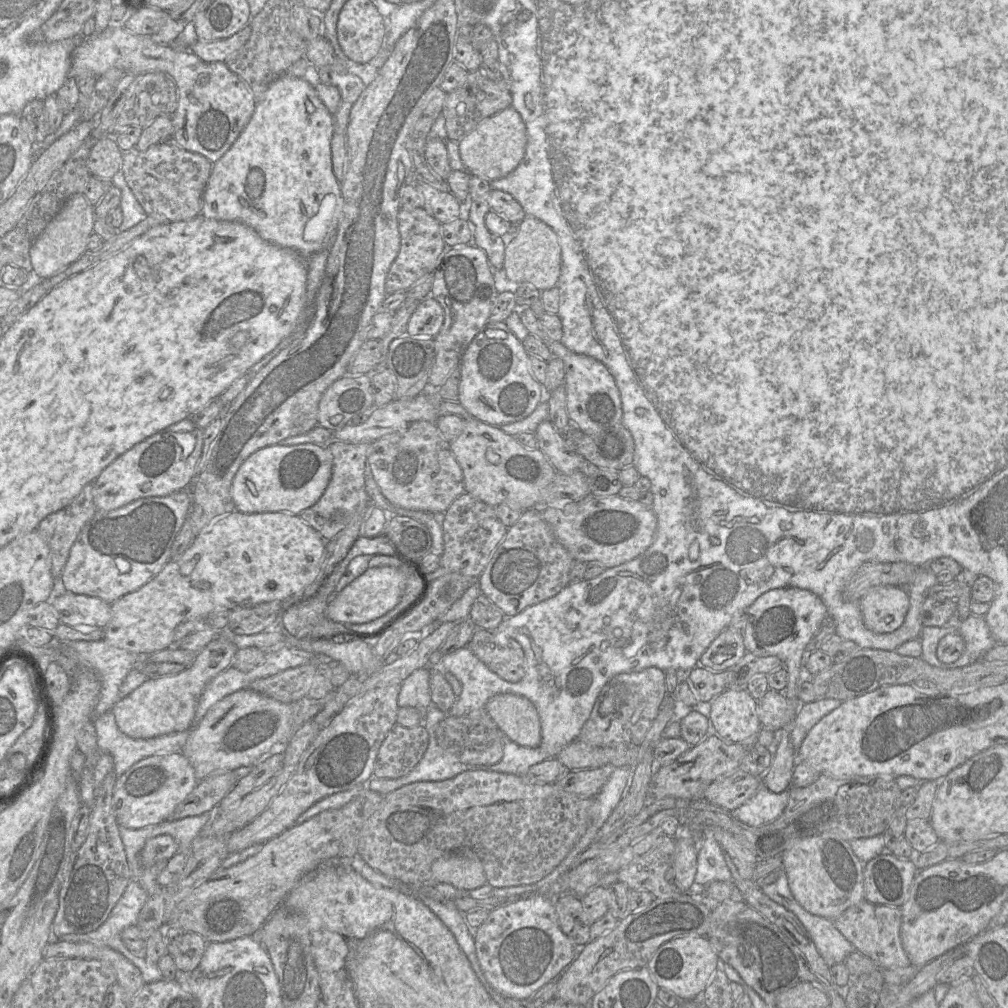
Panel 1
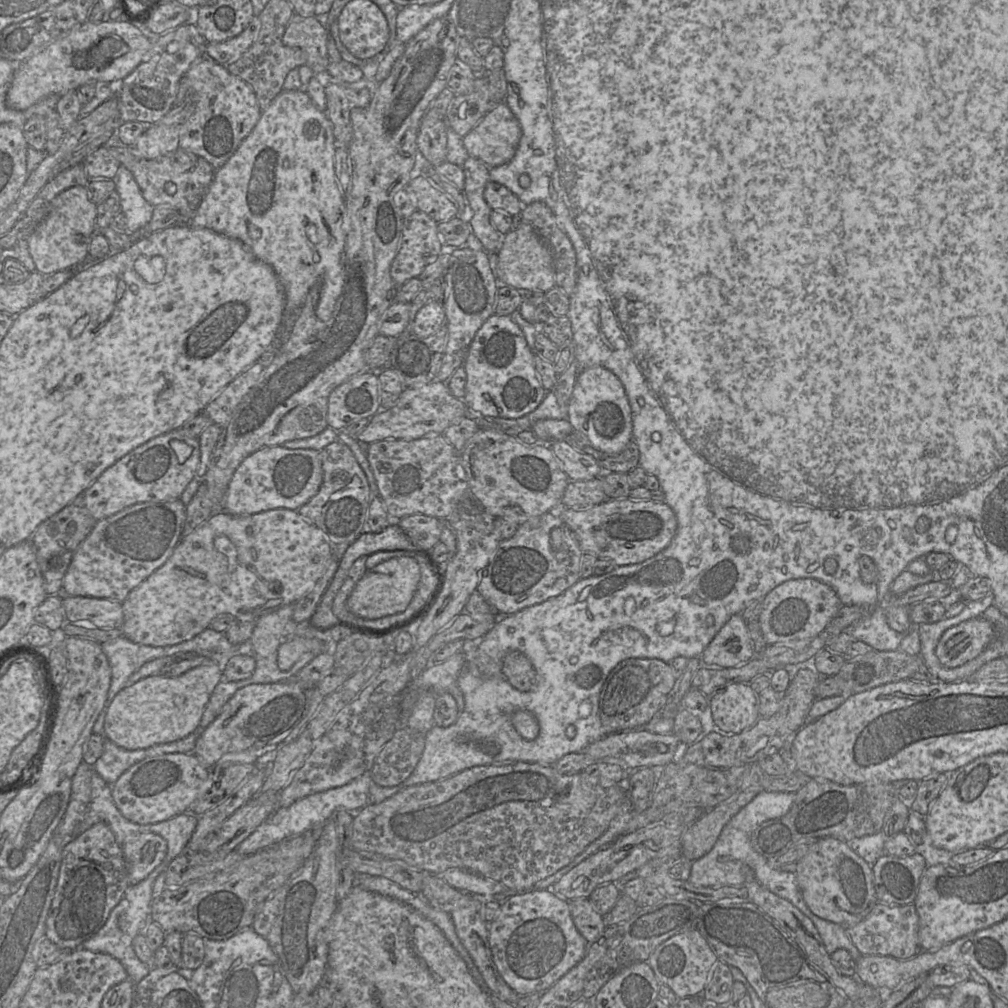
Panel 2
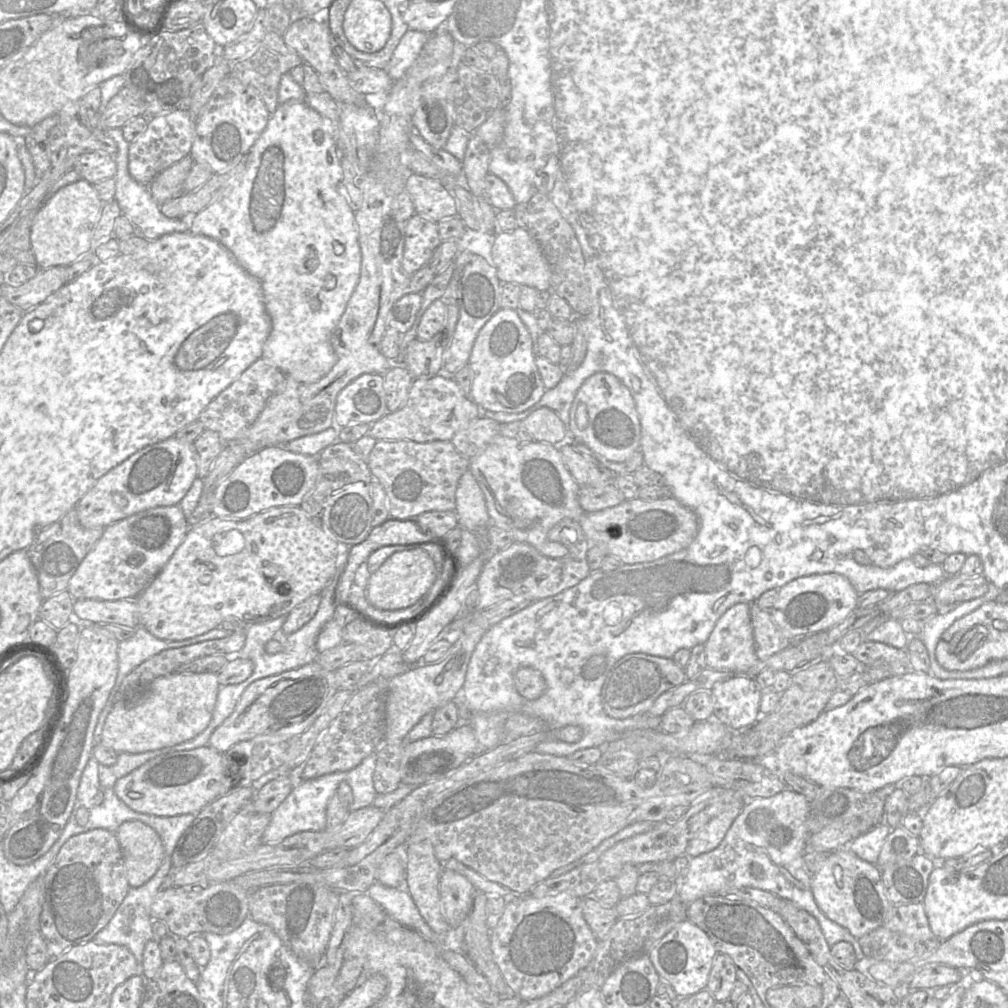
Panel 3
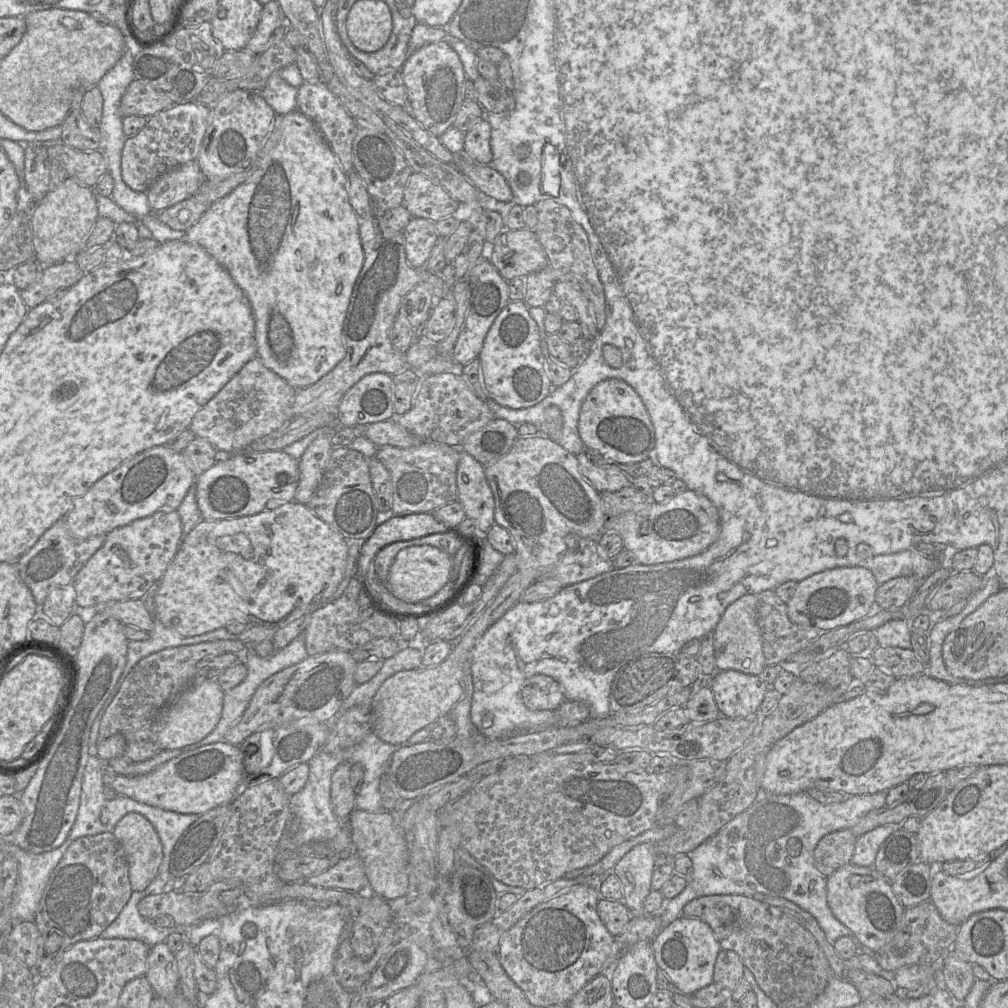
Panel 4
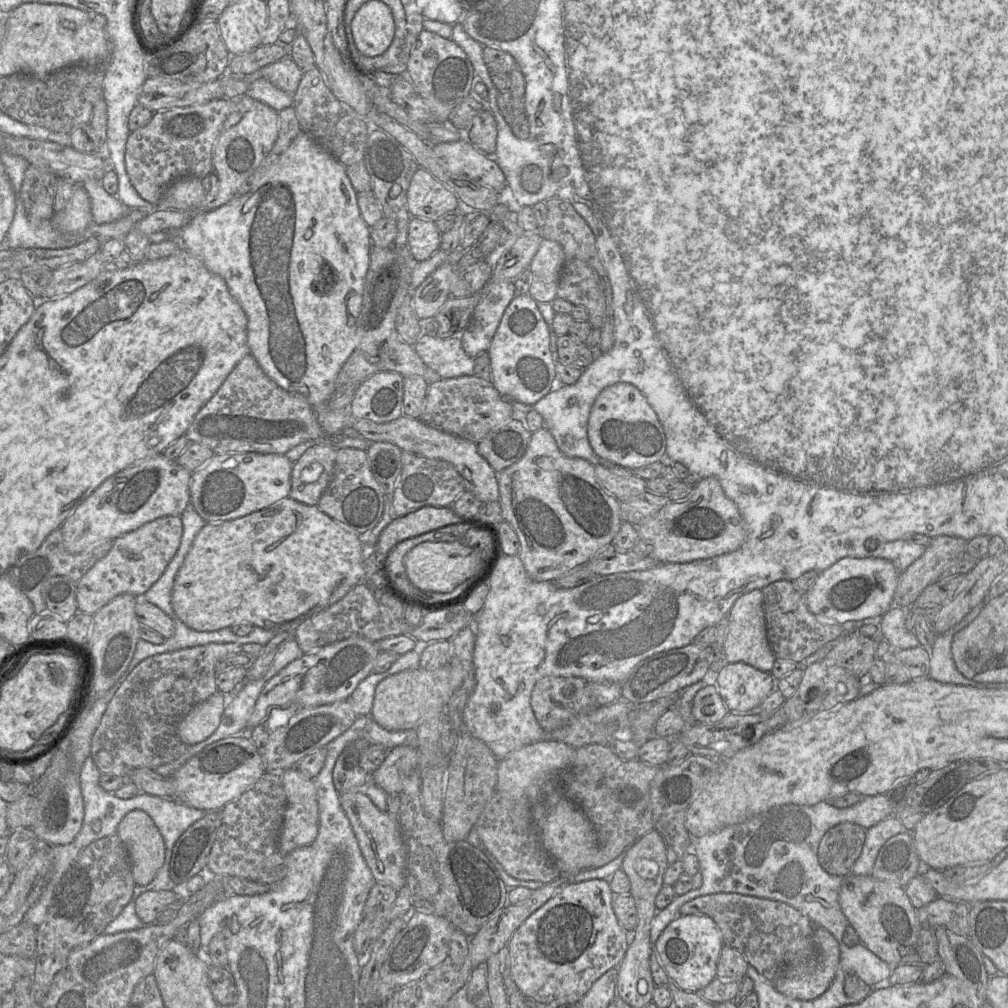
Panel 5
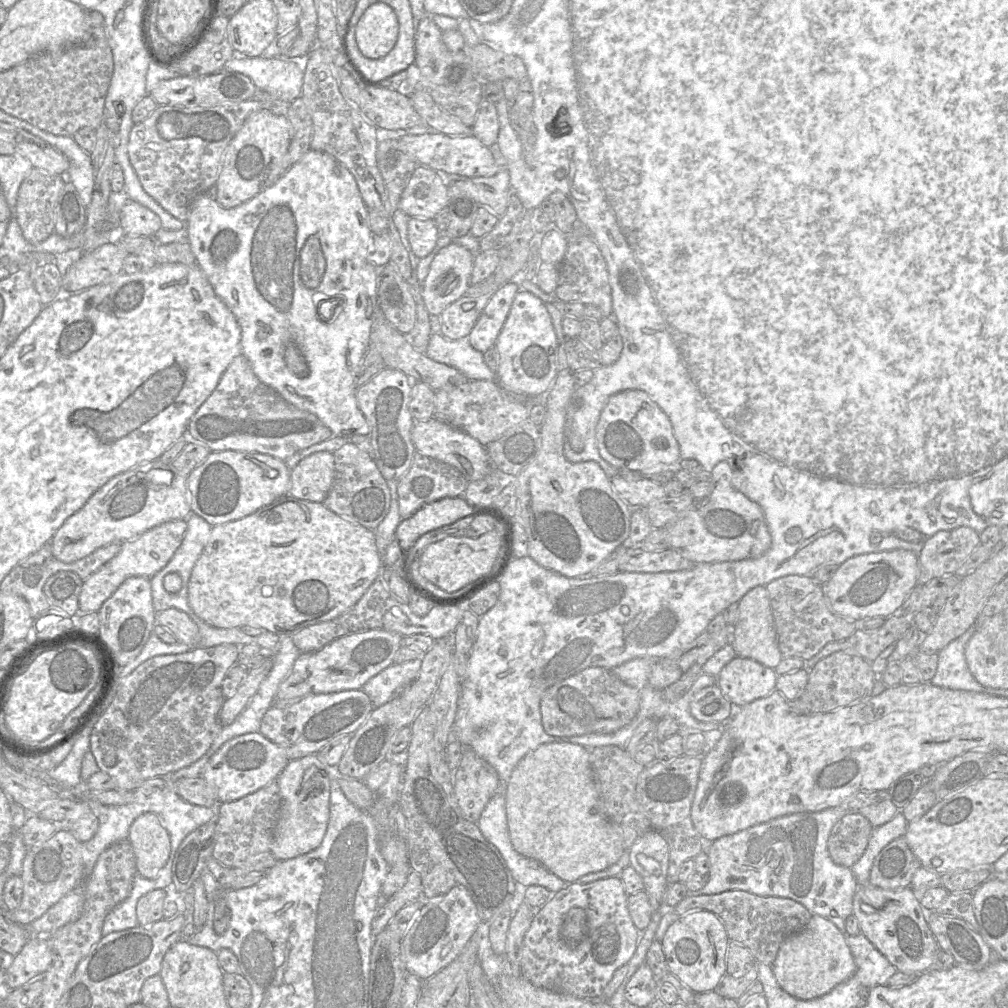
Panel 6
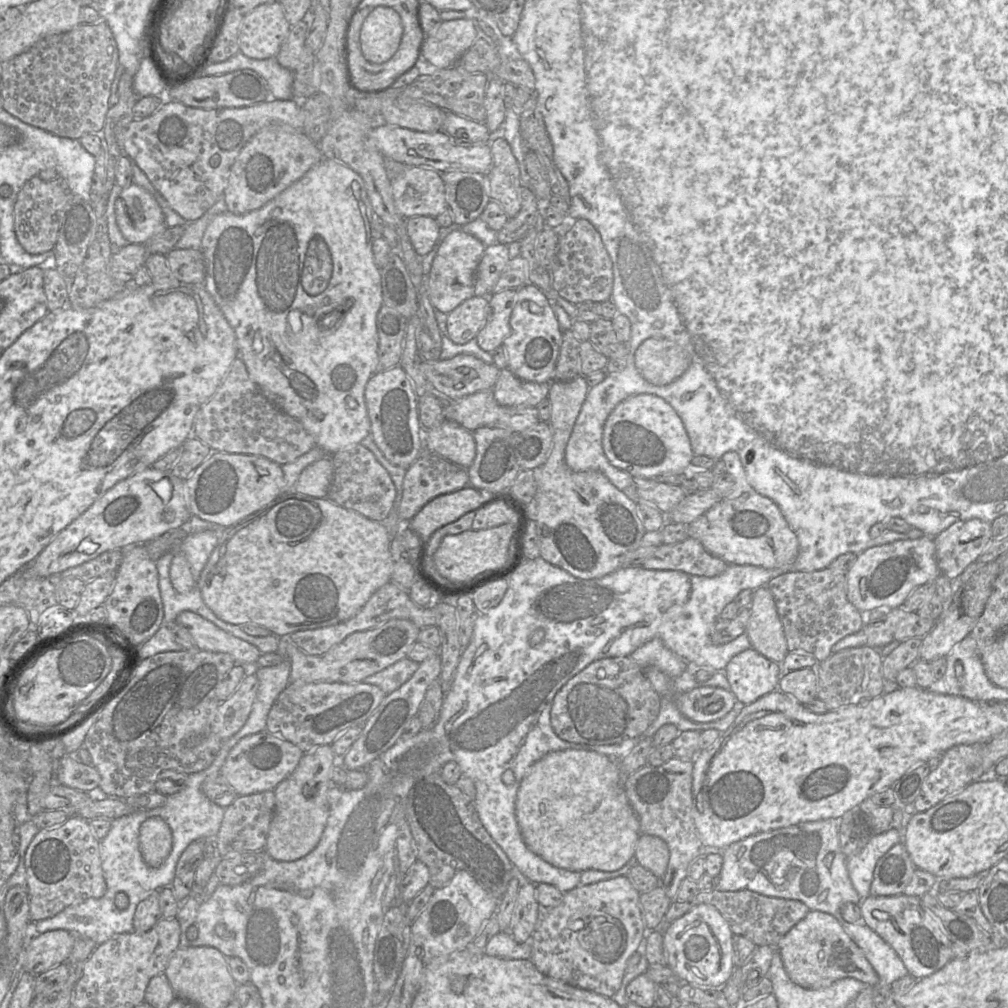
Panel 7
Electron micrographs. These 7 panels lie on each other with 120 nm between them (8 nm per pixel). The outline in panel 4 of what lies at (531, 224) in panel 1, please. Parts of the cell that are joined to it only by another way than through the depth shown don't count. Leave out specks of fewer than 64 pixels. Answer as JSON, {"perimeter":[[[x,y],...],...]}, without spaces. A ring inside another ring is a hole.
{"perimeter":[[[533,229],[503,230],[493,242],[489,261],[507,281],[548,266]]]}

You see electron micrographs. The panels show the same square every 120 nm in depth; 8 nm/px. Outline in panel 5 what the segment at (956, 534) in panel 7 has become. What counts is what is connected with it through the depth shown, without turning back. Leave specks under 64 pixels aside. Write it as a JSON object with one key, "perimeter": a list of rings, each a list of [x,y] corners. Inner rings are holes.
{"perimeter":[[[942,535],[931,539],[923,554],[900,573],[893,605],[904,609],[912,606],[924,589],[966,551],[963,538]]]}

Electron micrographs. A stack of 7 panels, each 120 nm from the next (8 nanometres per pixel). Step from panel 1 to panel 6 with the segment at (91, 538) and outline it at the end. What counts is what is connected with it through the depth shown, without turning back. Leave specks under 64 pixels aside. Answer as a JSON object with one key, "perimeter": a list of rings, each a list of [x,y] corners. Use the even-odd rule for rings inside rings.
{"perimeter":[[[186,520],[164,522],[146,531],[139,537],[124,541],[118,554],[105,563],[83,582],[79,595],[79,612],[98,612],[102,604],[129,577],[142,576],[151,578],[164,568],[181,545],[187,530]]]}

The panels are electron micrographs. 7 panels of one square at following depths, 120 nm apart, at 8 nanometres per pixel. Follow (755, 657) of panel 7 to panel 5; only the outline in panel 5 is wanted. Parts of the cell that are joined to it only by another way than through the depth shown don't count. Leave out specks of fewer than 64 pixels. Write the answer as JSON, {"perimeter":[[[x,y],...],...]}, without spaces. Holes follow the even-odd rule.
{"perimeter":[[[744,662],[725,664],[717,674],[716,687],[731,713],[755,712],[775,689],[776,679]]]}

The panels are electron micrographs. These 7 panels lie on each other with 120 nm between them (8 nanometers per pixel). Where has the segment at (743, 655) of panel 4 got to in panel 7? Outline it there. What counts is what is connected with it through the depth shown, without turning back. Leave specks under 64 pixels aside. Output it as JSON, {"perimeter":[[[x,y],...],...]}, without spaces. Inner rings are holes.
{"perimeter":[[[767,586],[754,590],[750,609],[746,633],[751,648],[770,660],[783,663],[789,652],[787,640],[773,595]]]}

